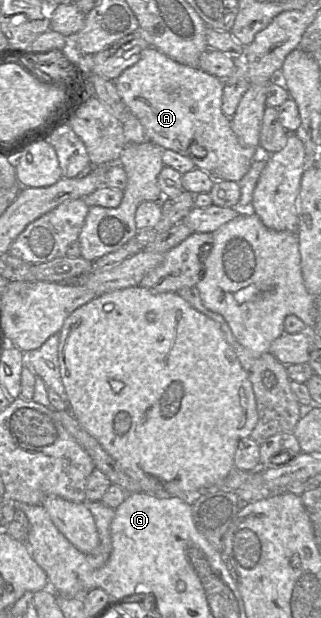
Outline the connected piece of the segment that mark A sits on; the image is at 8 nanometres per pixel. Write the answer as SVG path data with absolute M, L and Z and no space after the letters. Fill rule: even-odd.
M148 47L146 48L142 54L141 58L138 62L136 62L134 65L128 67L125 69L115 80L113 80L116 86L116 89L118 91L119 96L121 97L124 104L127 106L129 111L133 113L136 118L140 121L142 124L145 133L147 134L149 140L153 142L154 144L160 146L162 149L170 149L173 150L183 156L186 156L192 160L192 162L195 164L196 168L199 168L201 170L204 170L208 172L215 180L229 180L229 181L235 181L238 182L241 180L244 175L249 171L251 167L251 163L253 159L261 153L261 150L257 149L251 149L244 147L234 131L231 127L231 118L226 117L221 109L222 105L222 97L223 97L223 80L209 74L207 72L202 71L201 69L197 67L187 66L184 64L180 64L170 57L166 56L159 50L157 50L154 47ZM194 143L198 143L202 145L206 149L206 155L204 157L196 157L193 153L190 152L190 147L194 145Z

